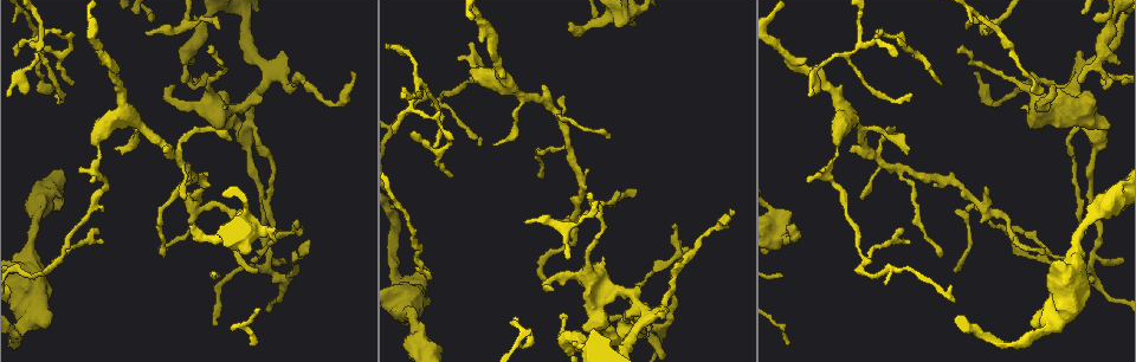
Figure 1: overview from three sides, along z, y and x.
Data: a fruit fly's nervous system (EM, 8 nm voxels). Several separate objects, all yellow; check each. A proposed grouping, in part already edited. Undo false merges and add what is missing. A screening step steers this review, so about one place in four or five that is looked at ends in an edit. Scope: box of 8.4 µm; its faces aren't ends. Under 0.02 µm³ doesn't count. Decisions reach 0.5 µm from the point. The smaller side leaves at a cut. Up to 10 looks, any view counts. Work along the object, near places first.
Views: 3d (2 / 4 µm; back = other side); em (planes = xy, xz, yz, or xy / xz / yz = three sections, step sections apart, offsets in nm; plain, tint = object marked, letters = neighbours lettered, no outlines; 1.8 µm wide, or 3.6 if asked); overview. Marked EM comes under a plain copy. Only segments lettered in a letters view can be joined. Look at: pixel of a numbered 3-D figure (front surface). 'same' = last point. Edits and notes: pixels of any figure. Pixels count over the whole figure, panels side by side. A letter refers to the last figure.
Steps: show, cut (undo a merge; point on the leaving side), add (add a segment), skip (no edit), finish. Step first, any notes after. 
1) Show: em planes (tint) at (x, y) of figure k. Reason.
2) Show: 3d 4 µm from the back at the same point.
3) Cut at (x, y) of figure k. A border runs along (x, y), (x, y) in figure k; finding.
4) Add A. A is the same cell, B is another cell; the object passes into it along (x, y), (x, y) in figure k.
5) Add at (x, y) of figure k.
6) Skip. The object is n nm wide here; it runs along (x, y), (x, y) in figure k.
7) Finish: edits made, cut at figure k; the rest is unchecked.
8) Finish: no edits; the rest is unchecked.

Show: em 3.6 µm xy step 16 (tint) at (247, 132) of figure 1. Branch point.

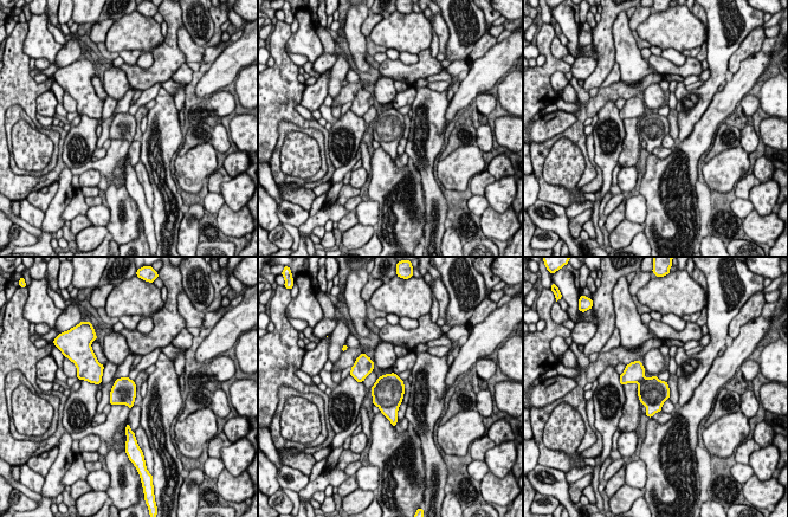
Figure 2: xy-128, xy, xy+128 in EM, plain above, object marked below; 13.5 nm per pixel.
Show: em 3.6 µm planes (letters) at the same point.

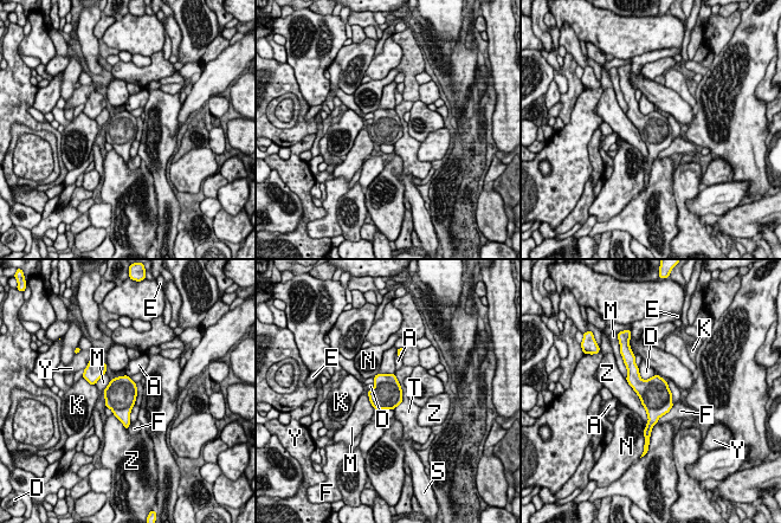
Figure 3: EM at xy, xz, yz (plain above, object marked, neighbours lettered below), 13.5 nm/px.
Skip. A, D, E, F, K, M, N, S, T, Y and Z are other cells; a border runs along (394, 373), (401, 401), (393, 408) in figure 3; all the same cell.

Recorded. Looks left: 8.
Show: 3d 2 µm from the back at (217, 326) of figure 1. Tapers out.

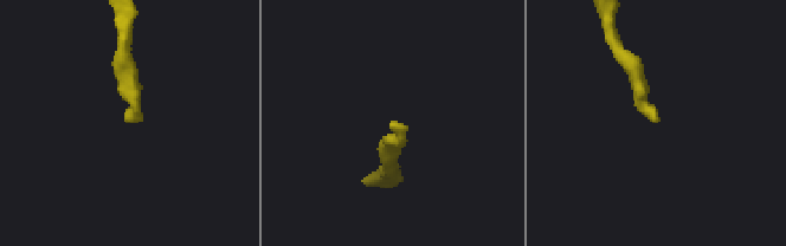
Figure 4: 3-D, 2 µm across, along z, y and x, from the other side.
Show: em planes (letters) at (391, 121) of figure 4. Now the EM.

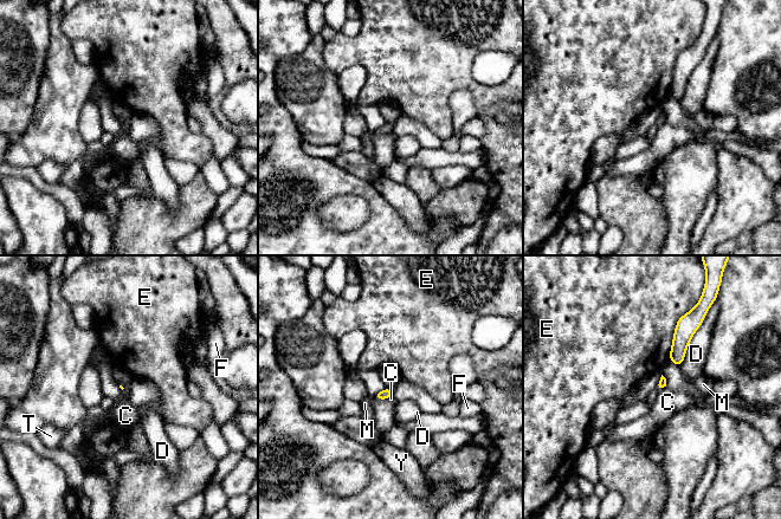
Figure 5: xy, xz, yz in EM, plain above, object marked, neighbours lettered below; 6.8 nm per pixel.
Skip. C, D, E, F, M, T and Y are other cells; a border runs along (665, 385), (659, 391) in figure 5; none of them fits.

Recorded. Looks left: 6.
Show: 3d 2 µm at (28, 319) of figure 1. Arms part here.

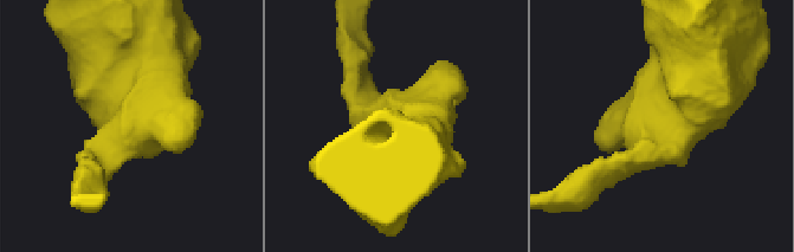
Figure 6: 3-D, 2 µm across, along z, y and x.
Show: em xy step 8 (tint) at (661, 122) of figure 6. Need the tissue.

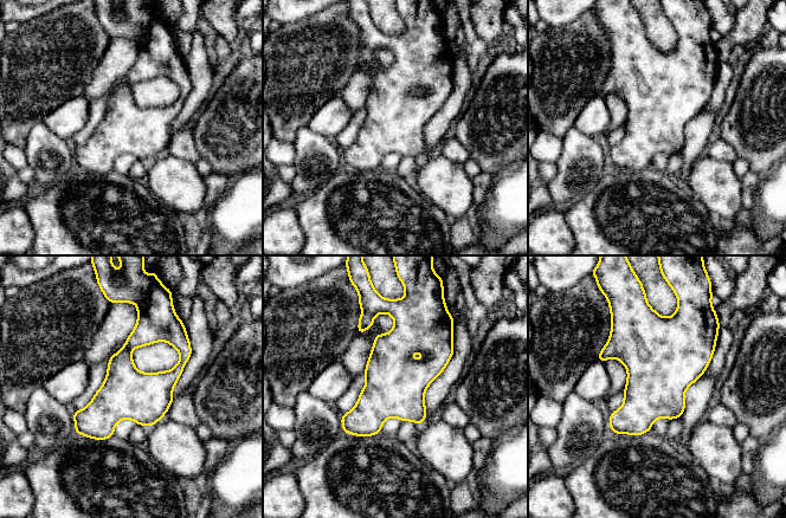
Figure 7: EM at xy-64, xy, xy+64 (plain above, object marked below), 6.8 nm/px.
Show: em planes (letters) at the same point.

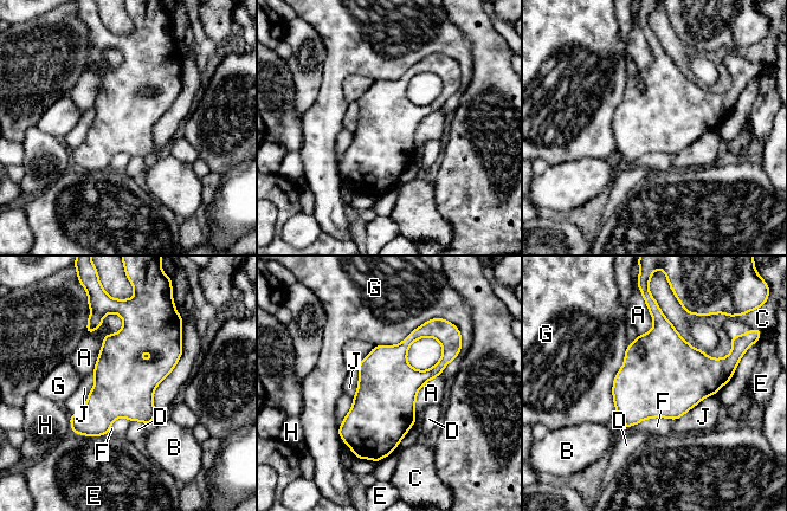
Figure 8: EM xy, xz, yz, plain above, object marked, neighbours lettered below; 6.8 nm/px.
Skip. The longest contact is with G, 500 nm; A, B, C, D, E, F, G, H and J are other cells; a border runs along (92, 373), (88, 399), (71, 415) in figure 8; one cell here.

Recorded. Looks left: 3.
Show: 3d 2 µm at (415, 132) of figure 1. Thin end.

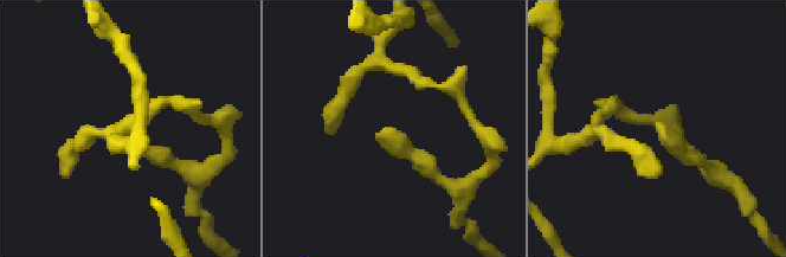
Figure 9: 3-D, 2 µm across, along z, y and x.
Show: em planes (letters) at (390, 129) of figure 9. Need the tissue.

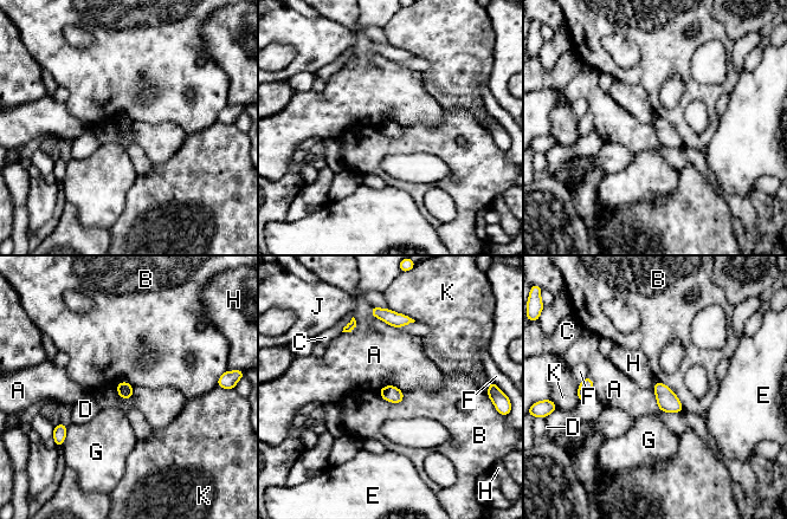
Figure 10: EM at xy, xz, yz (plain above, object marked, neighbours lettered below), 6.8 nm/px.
Skip. A, B, C, D, E, F, G, H, J and K are other cells; a border runs along (371, 309), (373, 316), (398, 329) in figure 10; none of them fits.

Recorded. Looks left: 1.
Finish: no edits; the rest is unchecked.

